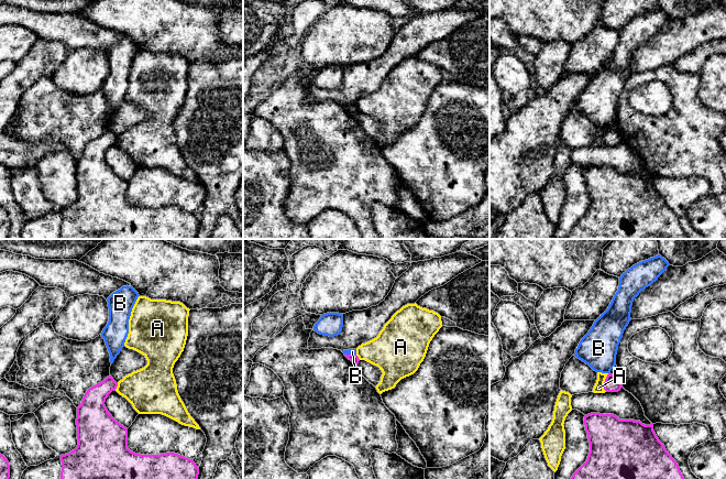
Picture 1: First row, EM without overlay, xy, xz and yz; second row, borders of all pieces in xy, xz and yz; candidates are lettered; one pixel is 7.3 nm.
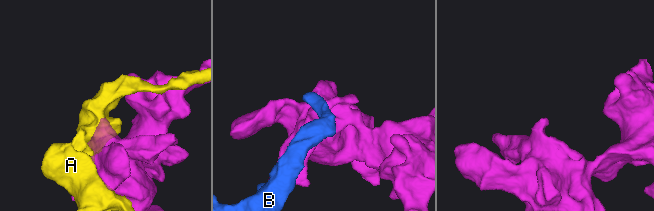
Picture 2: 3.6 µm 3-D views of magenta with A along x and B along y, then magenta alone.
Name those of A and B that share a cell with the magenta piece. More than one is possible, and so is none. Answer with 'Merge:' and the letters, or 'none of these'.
Merge: none of these

